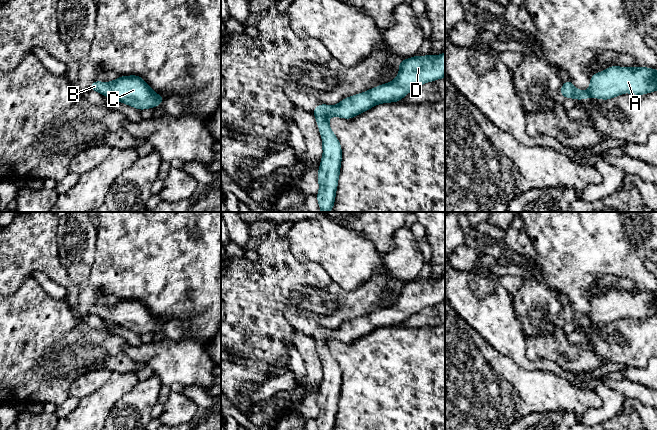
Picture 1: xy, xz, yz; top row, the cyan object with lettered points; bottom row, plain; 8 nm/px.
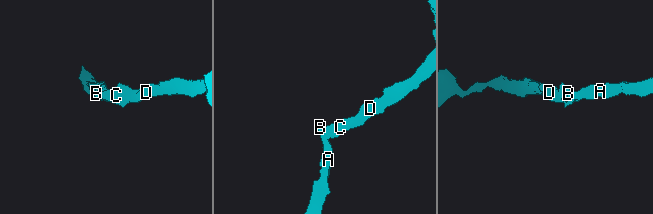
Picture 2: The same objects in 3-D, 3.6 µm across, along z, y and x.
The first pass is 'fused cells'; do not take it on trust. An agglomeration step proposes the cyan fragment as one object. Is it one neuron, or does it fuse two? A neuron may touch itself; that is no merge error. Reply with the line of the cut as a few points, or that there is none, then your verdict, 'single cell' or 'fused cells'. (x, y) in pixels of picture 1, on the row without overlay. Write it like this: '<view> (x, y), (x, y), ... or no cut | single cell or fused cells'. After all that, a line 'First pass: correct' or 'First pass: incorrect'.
no cut | single cell
First pass: incorrect

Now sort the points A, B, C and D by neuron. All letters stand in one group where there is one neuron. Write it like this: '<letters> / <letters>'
A B C D

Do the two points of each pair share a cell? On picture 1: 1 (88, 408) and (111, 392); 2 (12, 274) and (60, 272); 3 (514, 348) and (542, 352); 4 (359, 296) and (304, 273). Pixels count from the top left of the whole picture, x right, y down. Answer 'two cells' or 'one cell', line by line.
1: one cell
2: one cell
3: two cells
4: two cells

